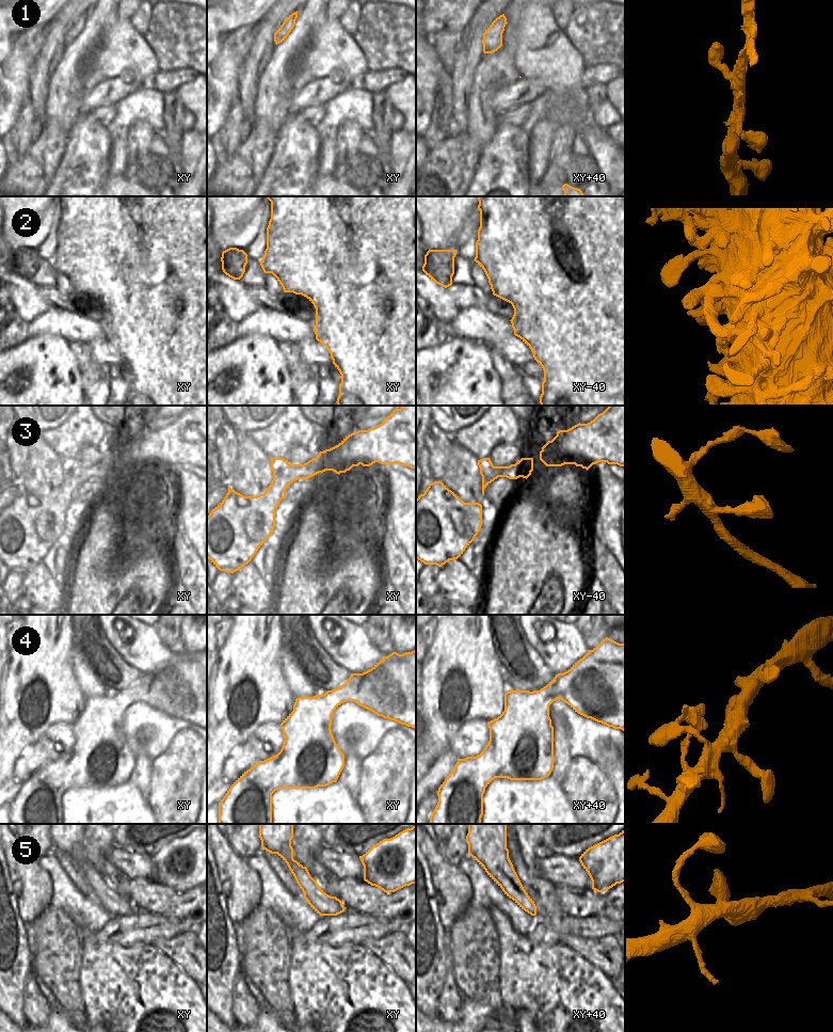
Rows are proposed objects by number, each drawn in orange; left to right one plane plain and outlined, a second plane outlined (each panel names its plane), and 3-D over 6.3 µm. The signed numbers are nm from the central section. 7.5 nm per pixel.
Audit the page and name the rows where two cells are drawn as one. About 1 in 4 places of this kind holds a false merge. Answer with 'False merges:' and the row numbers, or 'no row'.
False merges: no row

